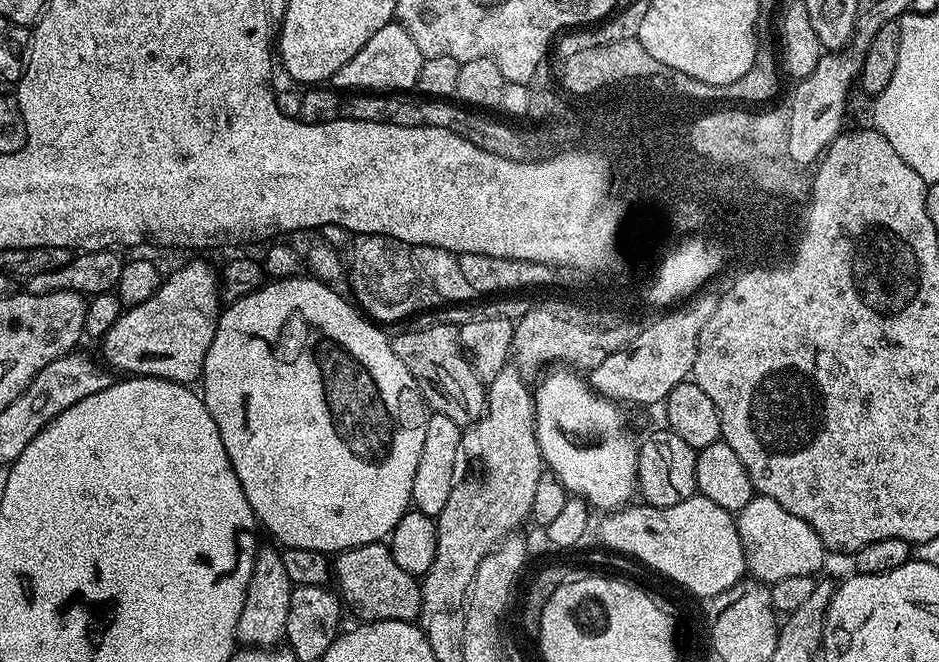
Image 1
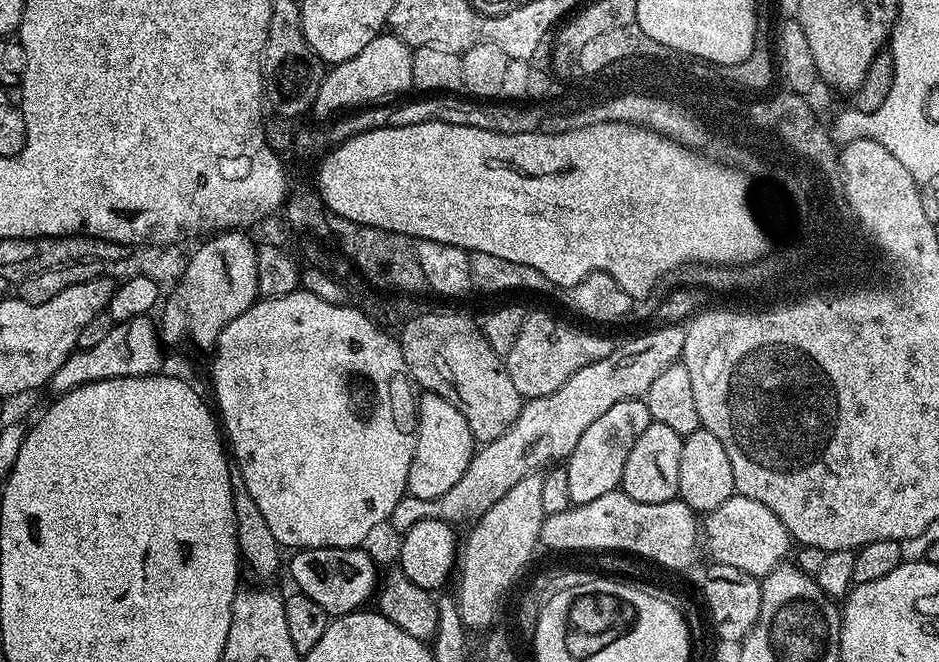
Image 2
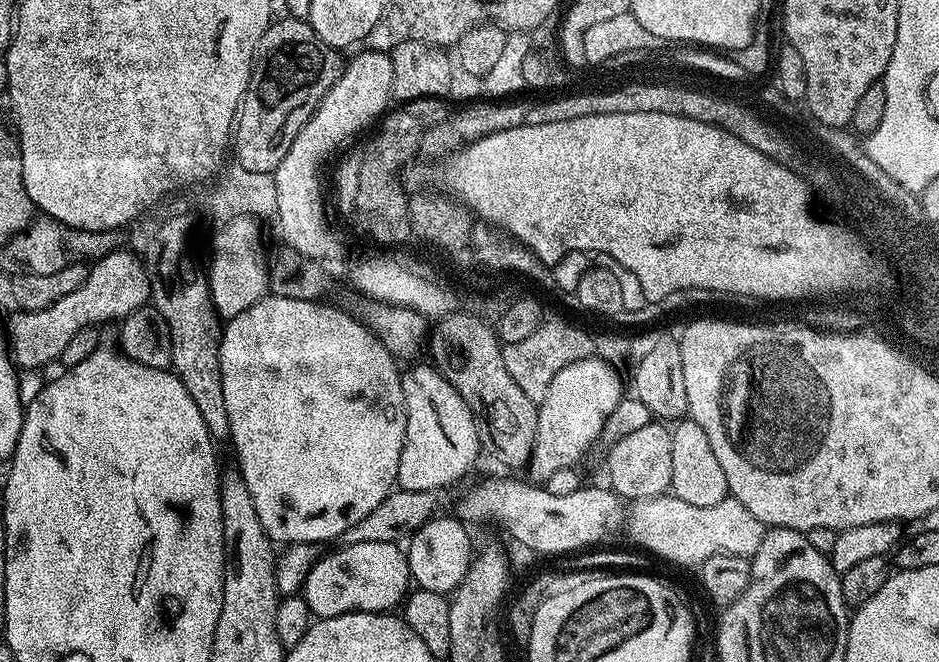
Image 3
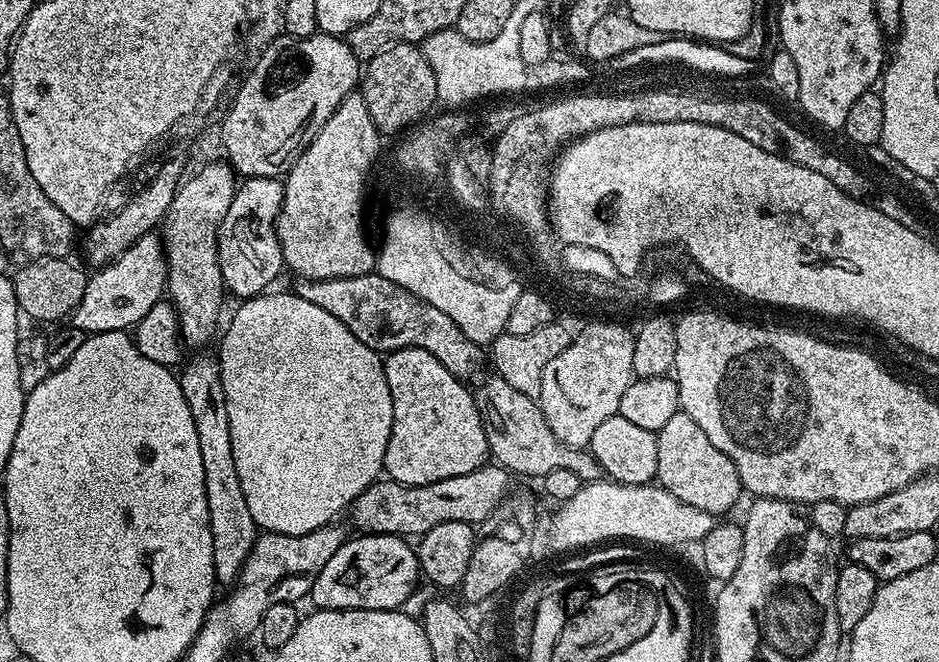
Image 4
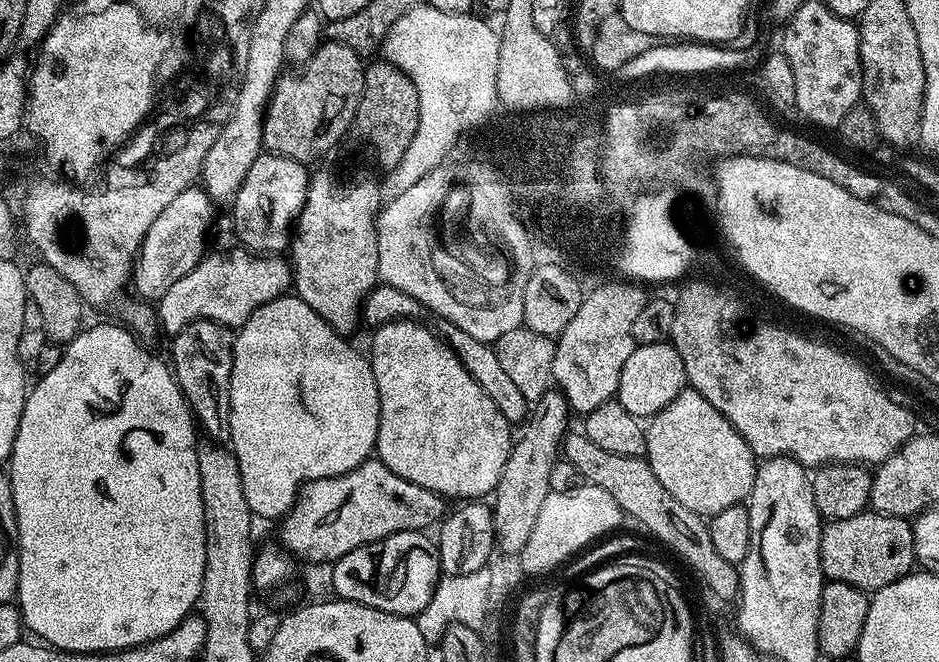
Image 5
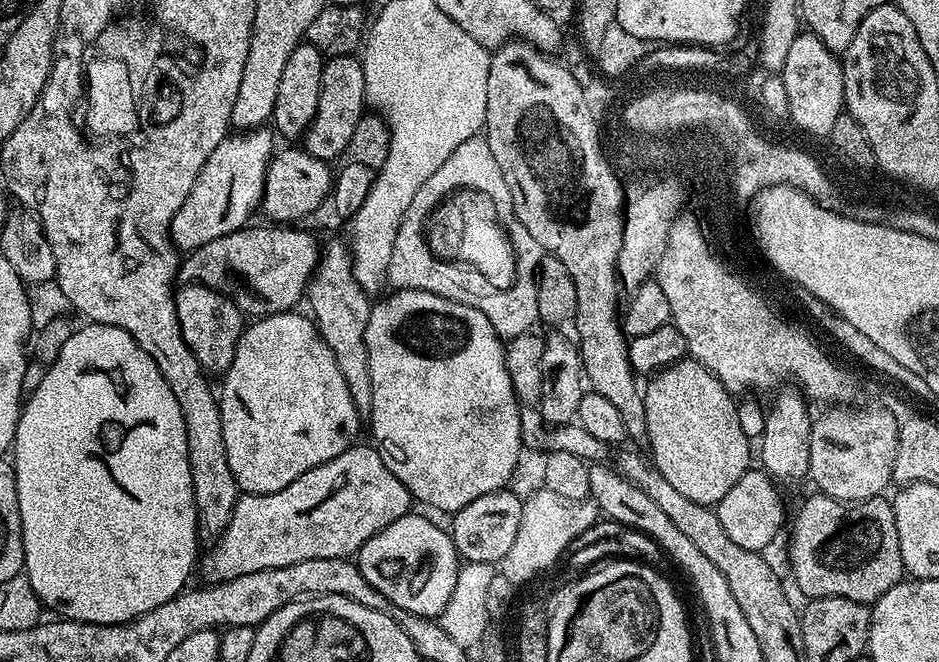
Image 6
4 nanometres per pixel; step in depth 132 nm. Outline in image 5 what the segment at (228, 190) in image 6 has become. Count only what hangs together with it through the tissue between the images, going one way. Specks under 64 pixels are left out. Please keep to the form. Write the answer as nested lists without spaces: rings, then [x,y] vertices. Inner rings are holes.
[[[193,186],[182,190],[144,236],[140,254],[134,261],[131,287],[136,287],[135,295],[145,302],[158,302],[178,278],[186,278],[194,266],[206,255],[204,243],[208,240],[208,227],[212,224],[212,208],[210,197],[203,187]]]

